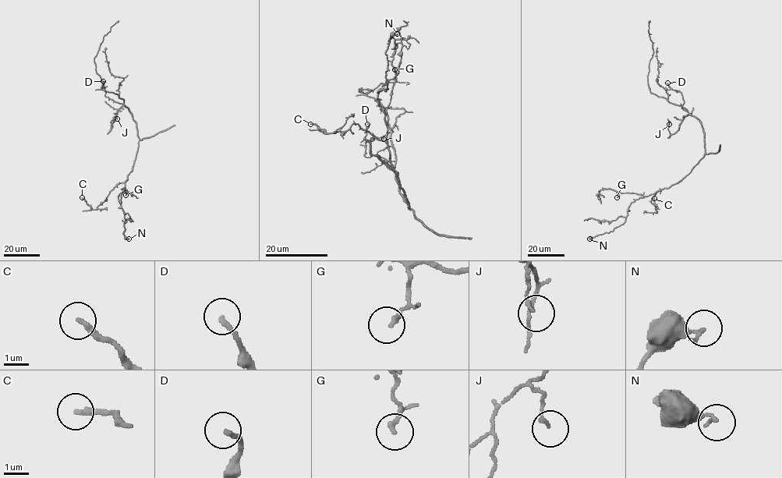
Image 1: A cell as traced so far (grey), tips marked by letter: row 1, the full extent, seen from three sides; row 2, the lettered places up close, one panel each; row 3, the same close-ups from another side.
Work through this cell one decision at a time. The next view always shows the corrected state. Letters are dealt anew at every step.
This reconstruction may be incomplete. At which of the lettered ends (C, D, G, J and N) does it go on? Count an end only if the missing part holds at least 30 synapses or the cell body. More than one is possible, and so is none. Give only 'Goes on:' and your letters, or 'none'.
Goes on: none

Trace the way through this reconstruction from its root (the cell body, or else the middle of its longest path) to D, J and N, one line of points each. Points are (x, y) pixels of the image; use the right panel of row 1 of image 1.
D: (704, 139), (699, 121), (684, 110), (681, 93), (672, 90), (667, 83)
J: (704, 139), (702, 125), (689, 114), (684, 118), (674, 133), (670, 134), (669, 124)
N: (704, 139), (705, 154), (687, 175), (669, 187), (632, 201), (622, 224), (612, 231), (589, 238)

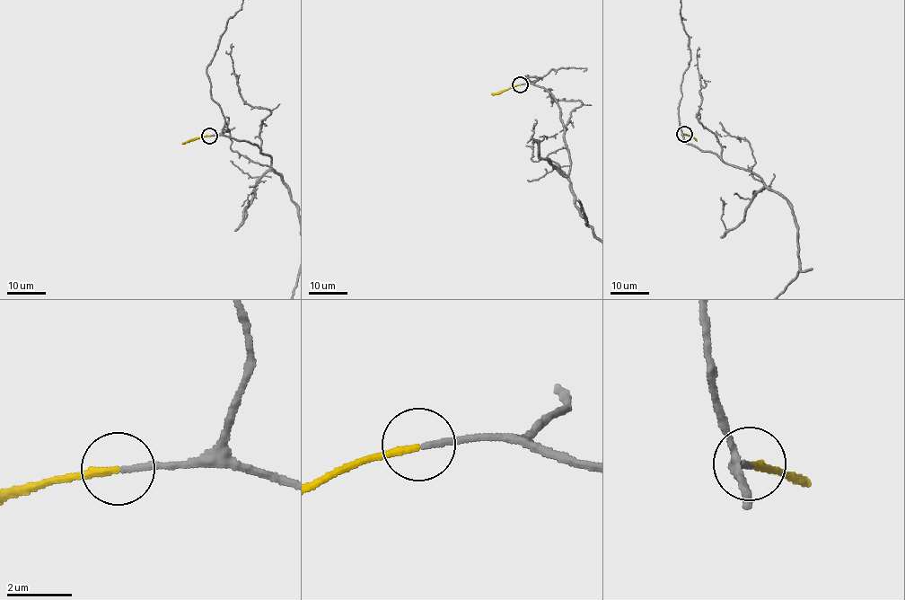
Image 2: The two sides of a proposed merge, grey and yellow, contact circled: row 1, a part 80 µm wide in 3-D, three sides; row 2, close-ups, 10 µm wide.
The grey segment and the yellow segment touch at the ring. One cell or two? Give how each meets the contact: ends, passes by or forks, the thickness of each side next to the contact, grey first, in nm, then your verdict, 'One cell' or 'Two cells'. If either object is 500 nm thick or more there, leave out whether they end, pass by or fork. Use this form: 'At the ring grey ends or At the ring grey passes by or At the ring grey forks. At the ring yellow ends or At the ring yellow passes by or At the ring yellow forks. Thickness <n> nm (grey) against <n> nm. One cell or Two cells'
At the ring grey ends. At the ring yellow ends. Thickness 190 nm (grey) against 200 nm. One cell

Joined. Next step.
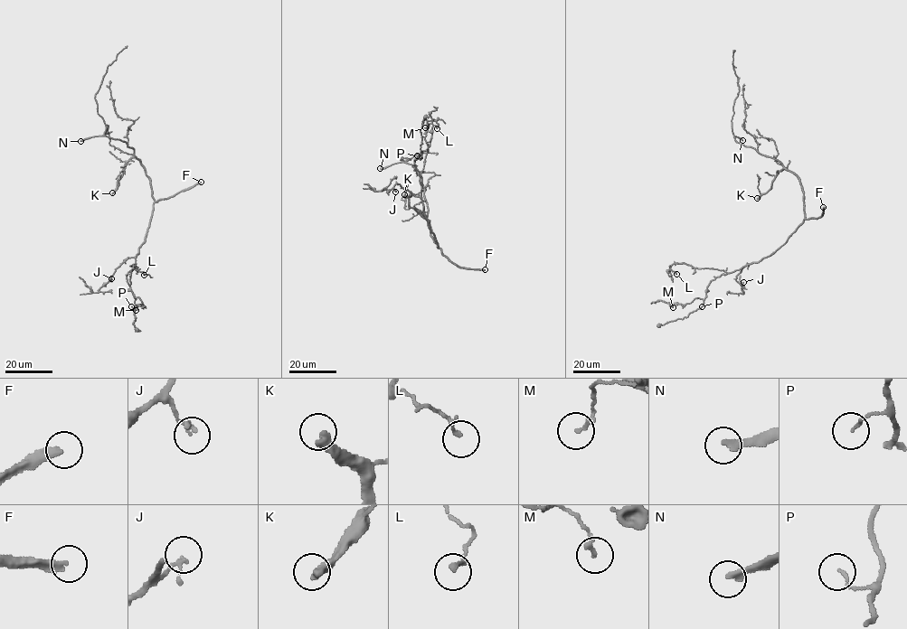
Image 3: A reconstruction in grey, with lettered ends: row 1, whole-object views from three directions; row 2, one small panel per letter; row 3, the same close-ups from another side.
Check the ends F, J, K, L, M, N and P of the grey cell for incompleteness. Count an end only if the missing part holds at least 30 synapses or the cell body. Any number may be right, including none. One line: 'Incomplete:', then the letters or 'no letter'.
Incomplete: F, K, N

